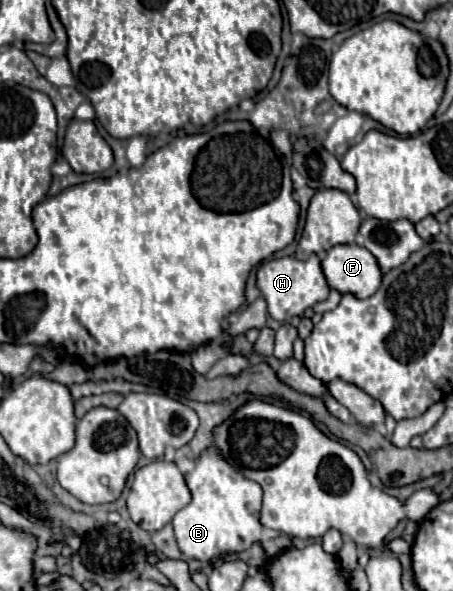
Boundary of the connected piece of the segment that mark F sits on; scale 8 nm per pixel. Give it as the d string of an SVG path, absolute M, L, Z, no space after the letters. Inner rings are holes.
M355 244L333 246L327 252L321 266L323 266L323 274L327 278L329 288L341 294L355 294L355 298L369 298L381 286L381 270L375 262L375 256L363 246L355 246Z

